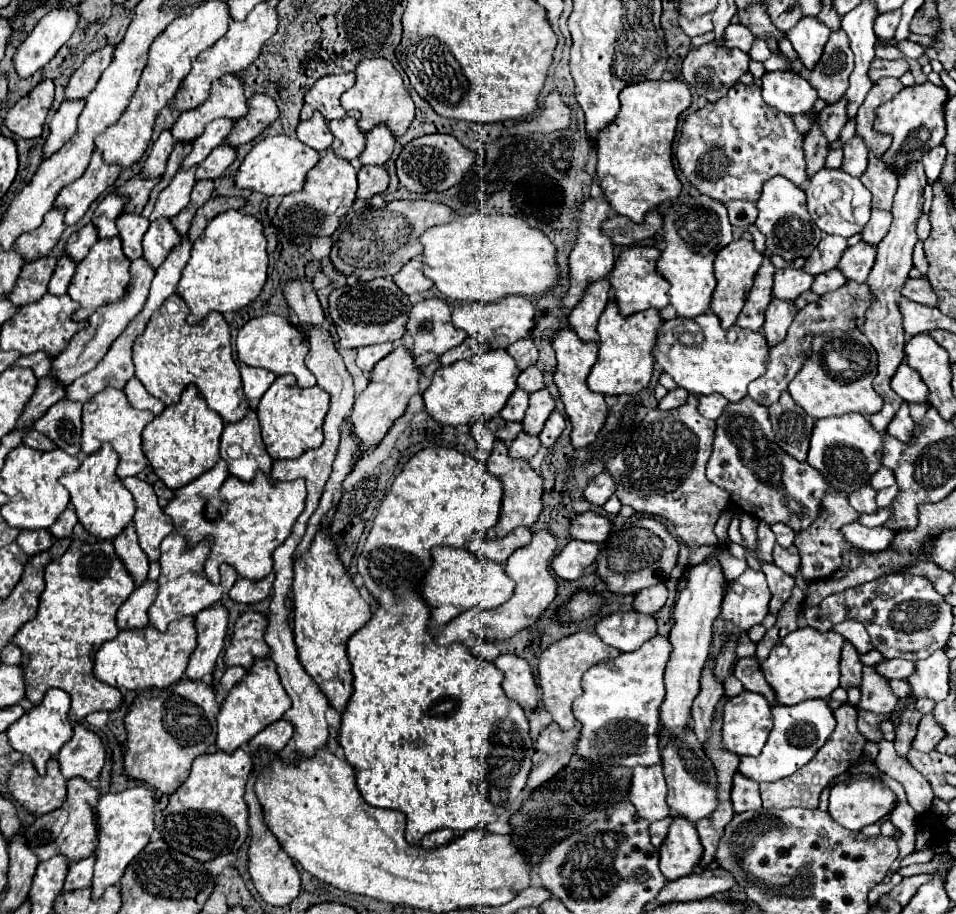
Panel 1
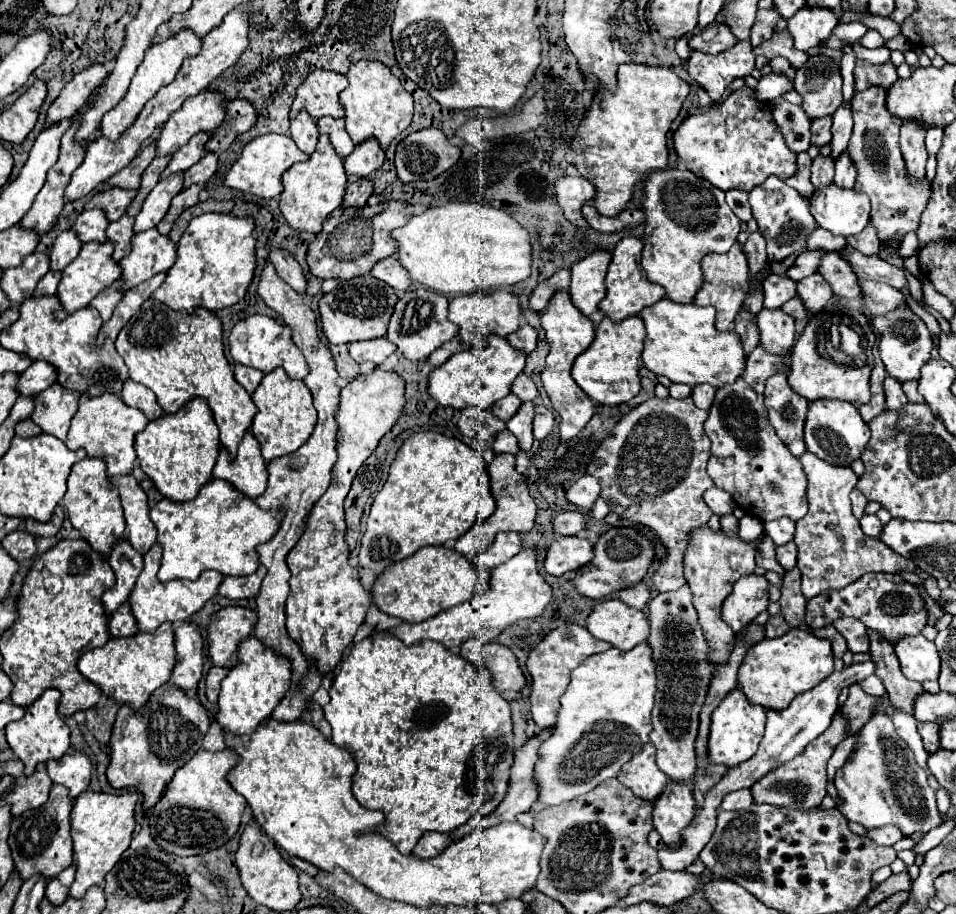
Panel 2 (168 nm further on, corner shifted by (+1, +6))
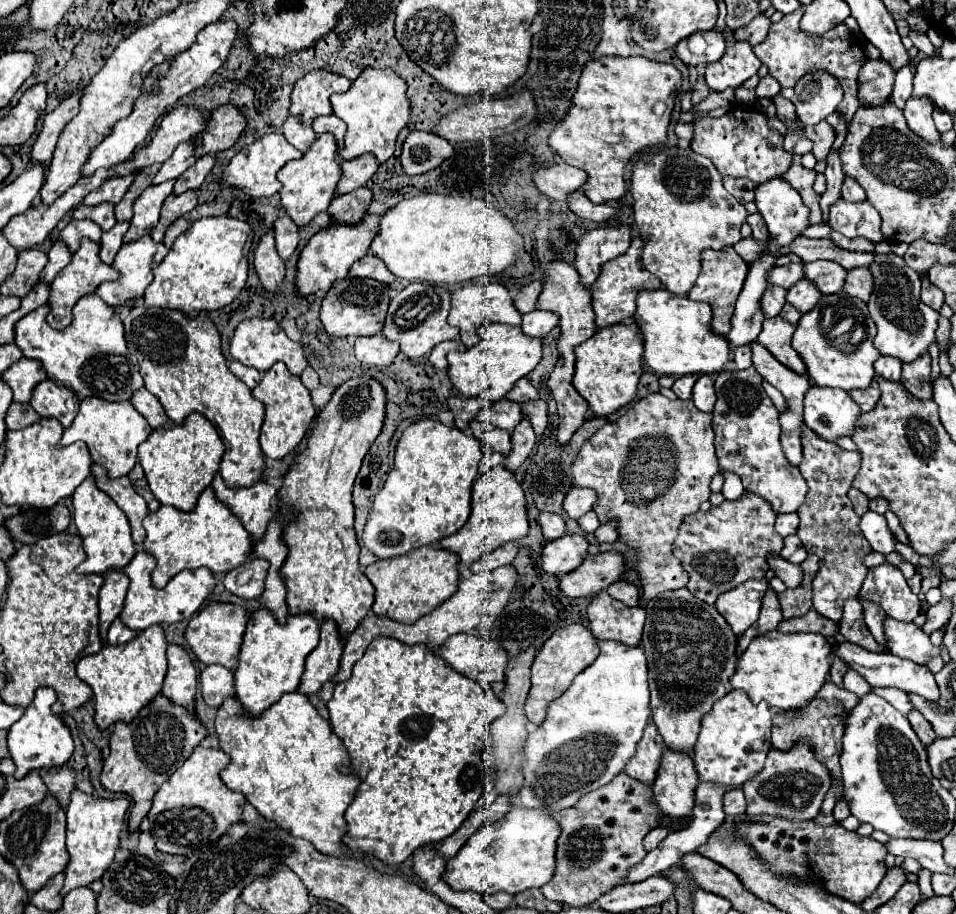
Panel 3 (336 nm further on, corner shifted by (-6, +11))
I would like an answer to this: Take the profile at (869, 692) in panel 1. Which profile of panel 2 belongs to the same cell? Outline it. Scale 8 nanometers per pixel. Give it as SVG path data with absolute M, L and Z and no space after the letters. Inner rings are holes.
M852 684L846 704L840 706L844 716L848 718L848 730L850 730L848 734L854 734L856 730L860 730L860 726L864 726L864 722L868 722L868 718L876 712L880 702L882 698L864 694L864 690L860 690L858 684Z

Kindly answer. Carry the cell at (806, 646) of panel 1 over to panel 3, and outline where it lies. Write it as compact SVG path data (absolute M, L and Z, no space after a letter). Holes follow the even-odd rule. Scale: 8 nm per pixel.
M767 631L759 637L755 637L749 647L741 653L737 661L737 671L731 677L733 689L743 689L753 703L765 701L769 707L775 707L779 711L789 711L789 709L799 709L807 705L815 693L821 689L825 683L825 677L829 673L829 661L831 661L831 645L825 637L817 633L779 633L779 631Z

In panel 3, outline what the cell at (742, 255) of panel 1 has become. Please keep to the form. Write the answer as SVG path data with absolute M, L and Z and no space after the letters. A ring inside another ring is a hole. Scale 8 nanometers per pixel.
M725 247L721 251L713 251L707 249L701 253L701 273L693 285L693 289L687 293L689 299L695 301L705 301L711 305L713 309L713 319L711 319L711 327L717 329L719 335L727 335L731 329L731 315L735 311L735 301L743 289L743 281L747 277L747 263L741 261L741 257L735 253L733 247Z

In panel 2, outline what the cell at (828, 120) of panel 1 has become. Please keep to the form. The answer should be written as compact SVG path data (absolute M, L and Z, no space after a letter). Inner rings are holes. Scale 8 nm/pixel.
M832 116L828 118L818 118L812 122L812 142L818 146L824 146L830 142L830 126L832 126Z

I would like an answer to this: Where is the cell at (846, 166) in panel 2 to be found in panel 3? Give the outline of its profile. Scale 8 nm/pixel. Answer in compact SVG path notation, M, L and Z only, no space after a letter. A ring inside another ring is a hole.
M847 177L843 181L843 199L845 201L865 201L867 195L863 193L863 189L851 177Z

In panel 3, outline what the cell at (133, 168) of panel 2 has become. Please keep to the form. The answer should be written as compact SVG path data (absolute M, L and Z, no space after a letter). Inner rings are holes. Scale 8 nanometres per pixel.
M135 175L117 177L117 179L107 179L99 189L91 191L81 203L87 205L87 207L99 205L99 203L119 203L121 197L127 193L127 189L129 189L133 177L135 177Z

